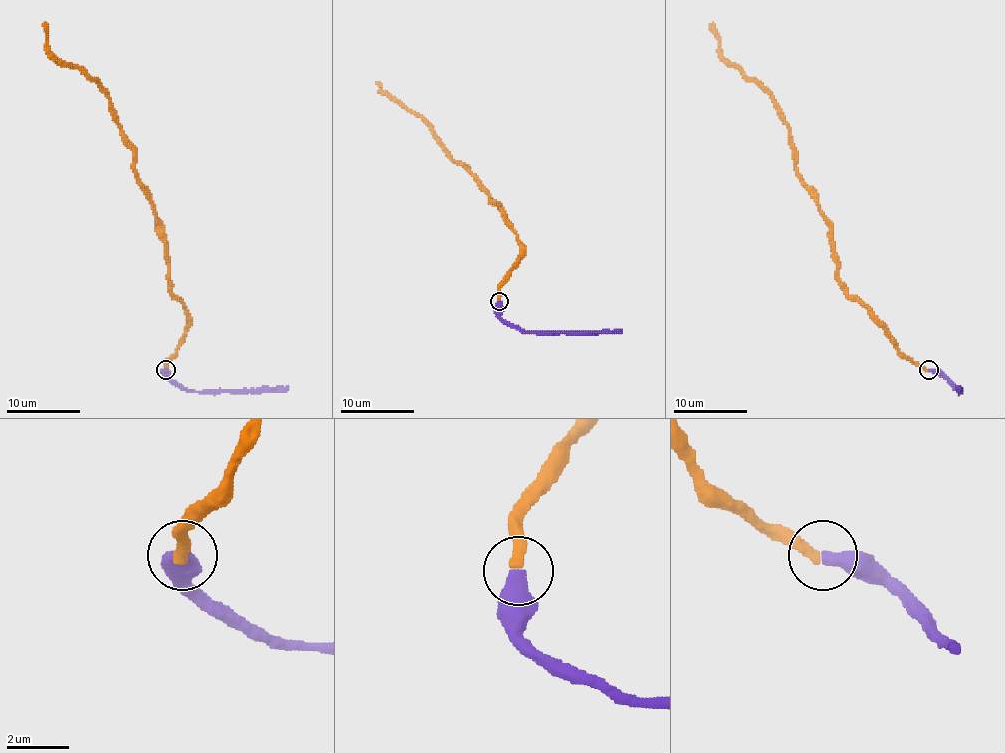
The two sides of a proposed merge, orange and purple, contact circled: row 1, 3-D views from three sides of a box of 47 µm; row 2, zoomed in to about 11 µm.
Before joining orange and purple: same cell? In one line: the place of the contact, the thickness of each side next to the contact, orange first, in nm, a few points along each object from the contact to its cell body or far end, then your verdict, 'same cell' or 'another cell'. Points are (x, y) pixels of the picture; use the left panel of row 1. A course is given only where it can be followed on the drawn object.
place (166, 370); calibres 380 and 480 nm; course orange (166, 369), (184, 334), (184, 306), (172, 293), (164, 225), (112, 103), (55, 55), (42, 24); course purple (166, 369), (166, 375), (188, 389), (282, 391), (288, 386); same cell

